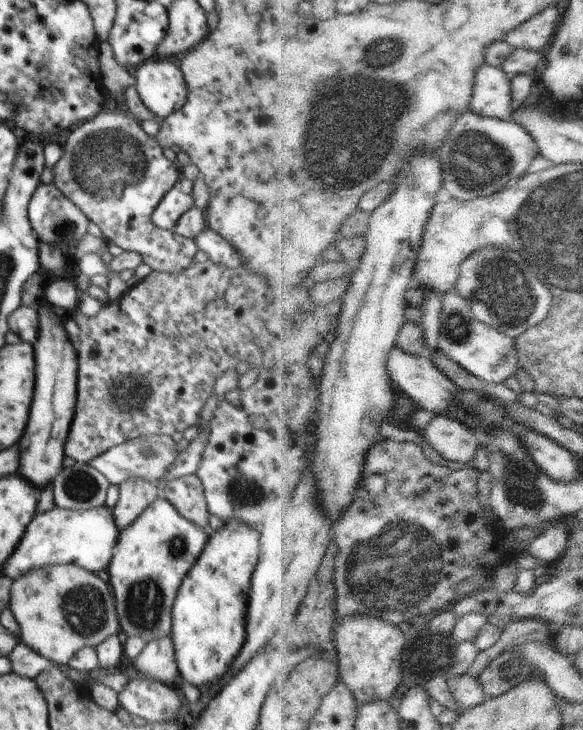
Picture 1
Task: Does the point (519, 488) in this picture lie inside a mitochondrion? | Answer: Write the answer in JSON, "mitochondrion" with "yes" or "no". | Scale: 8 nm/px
{"mitochondrion":"yes"}

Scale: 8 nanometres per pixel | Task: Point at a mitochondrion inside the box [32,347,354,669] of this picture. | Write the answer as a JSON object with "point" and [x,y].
{"point":[85,611]}

